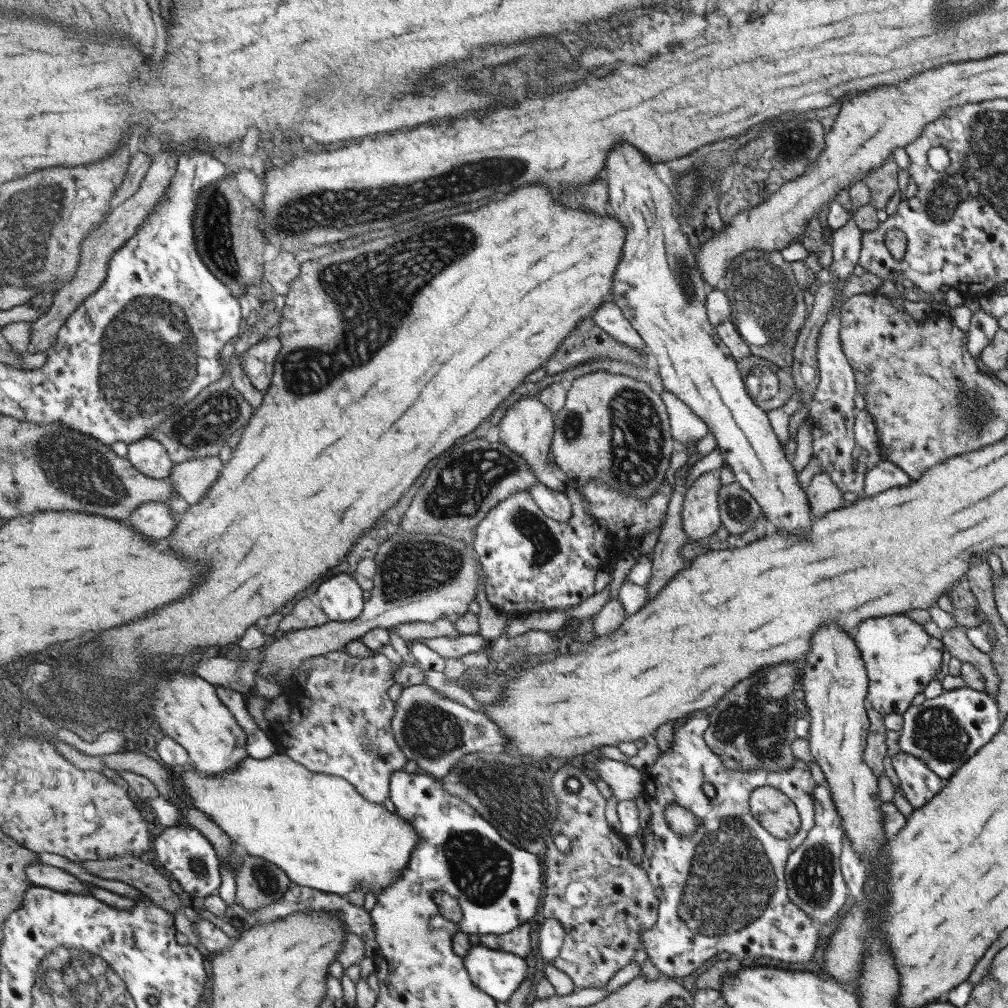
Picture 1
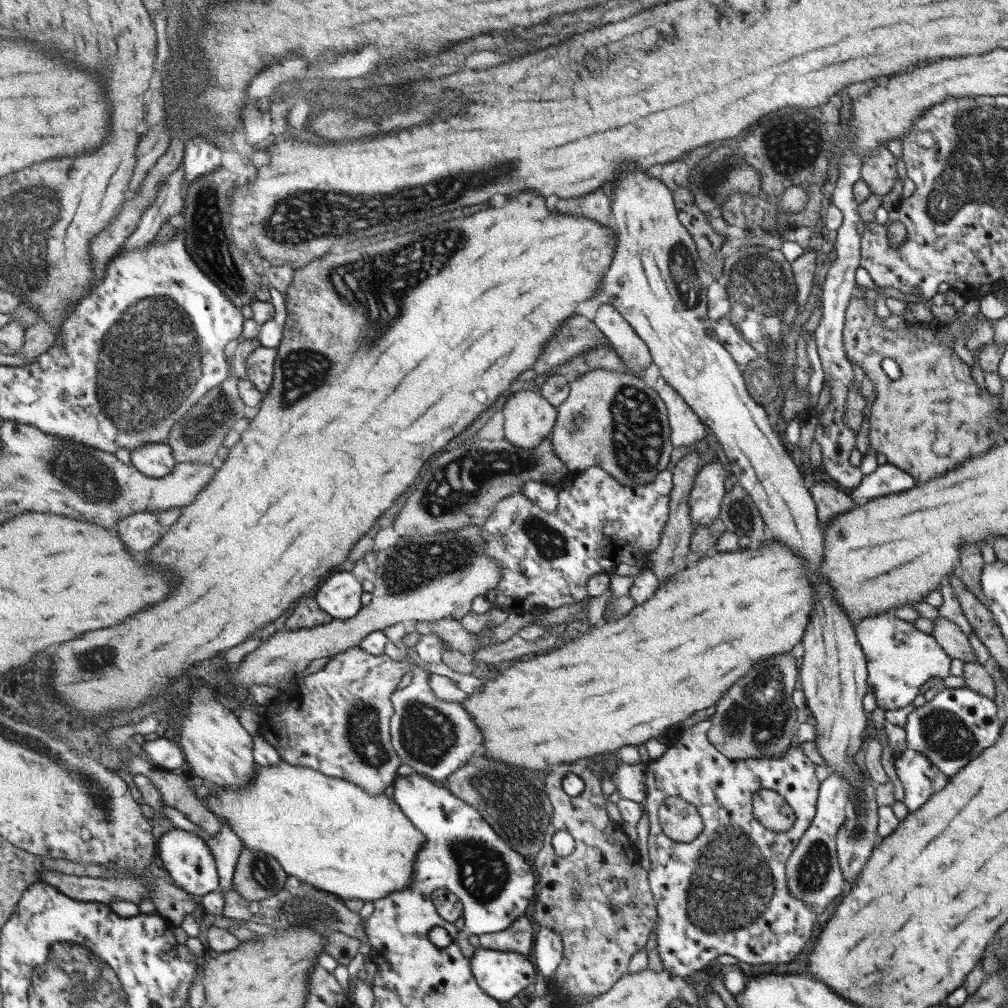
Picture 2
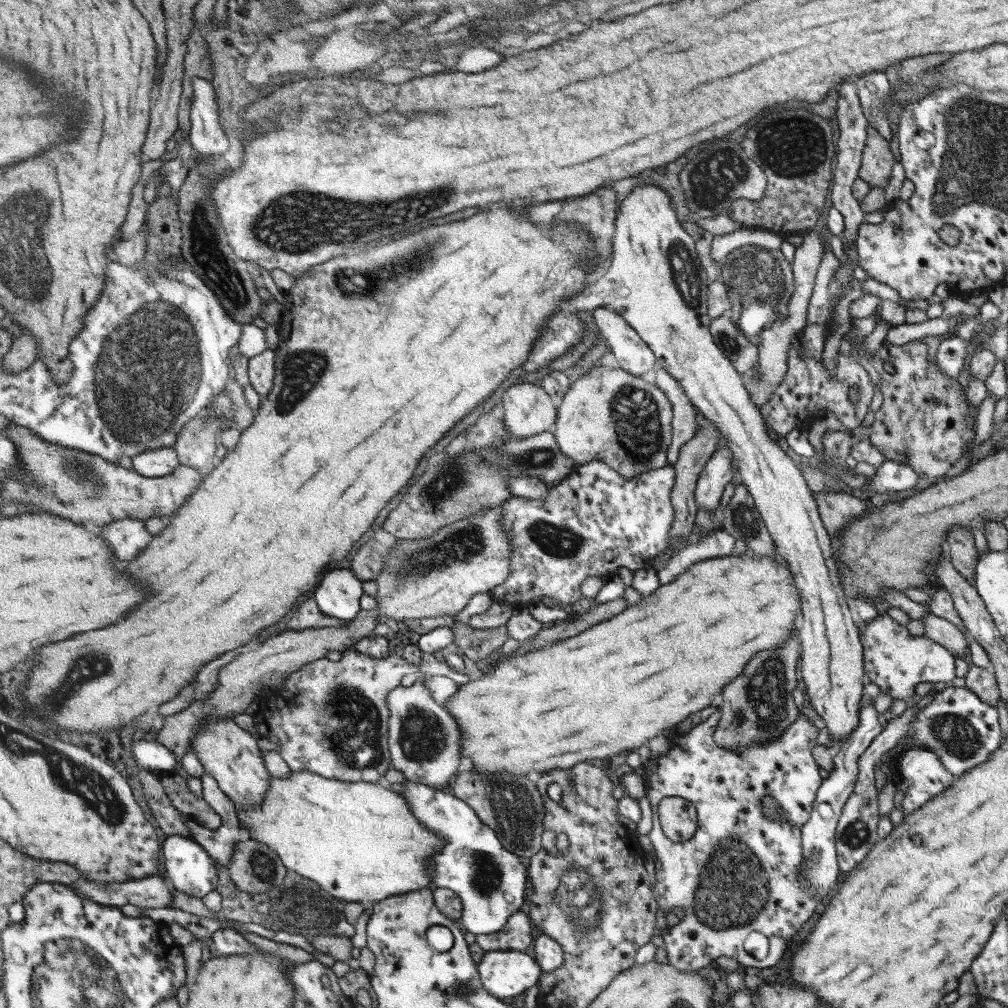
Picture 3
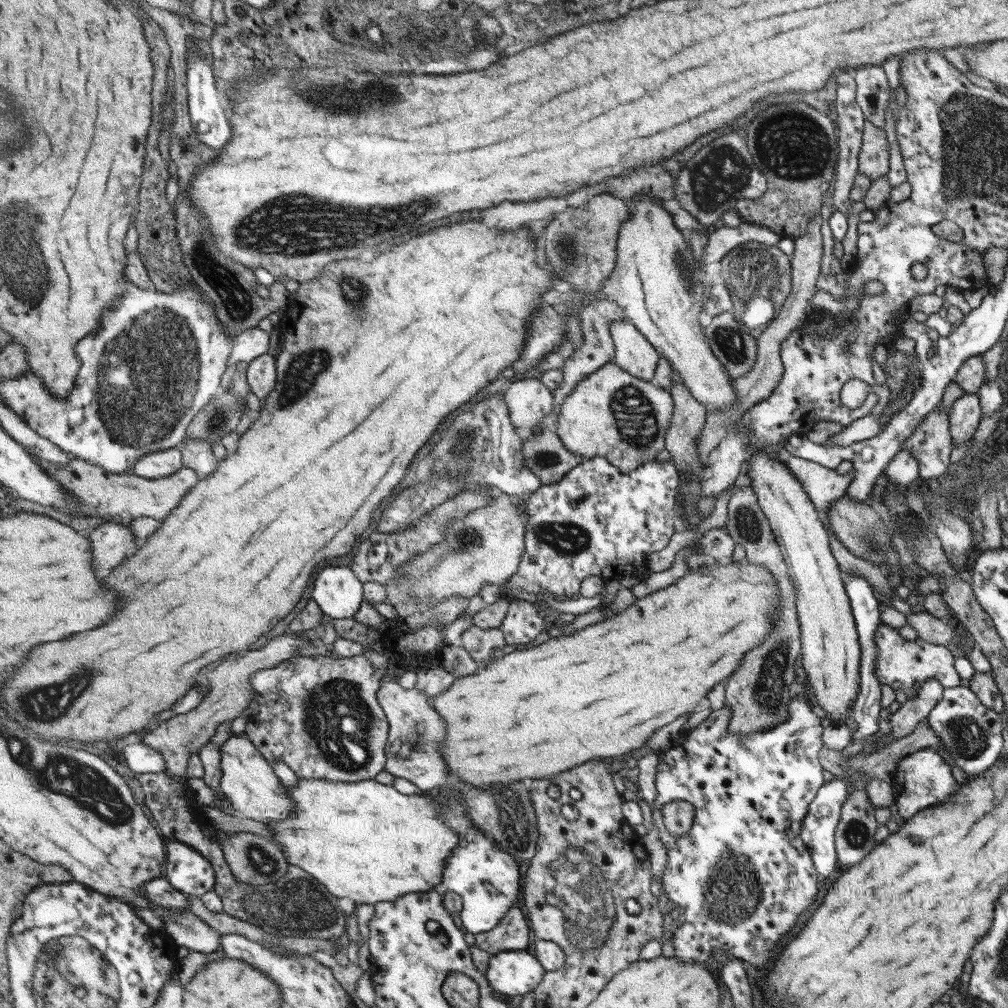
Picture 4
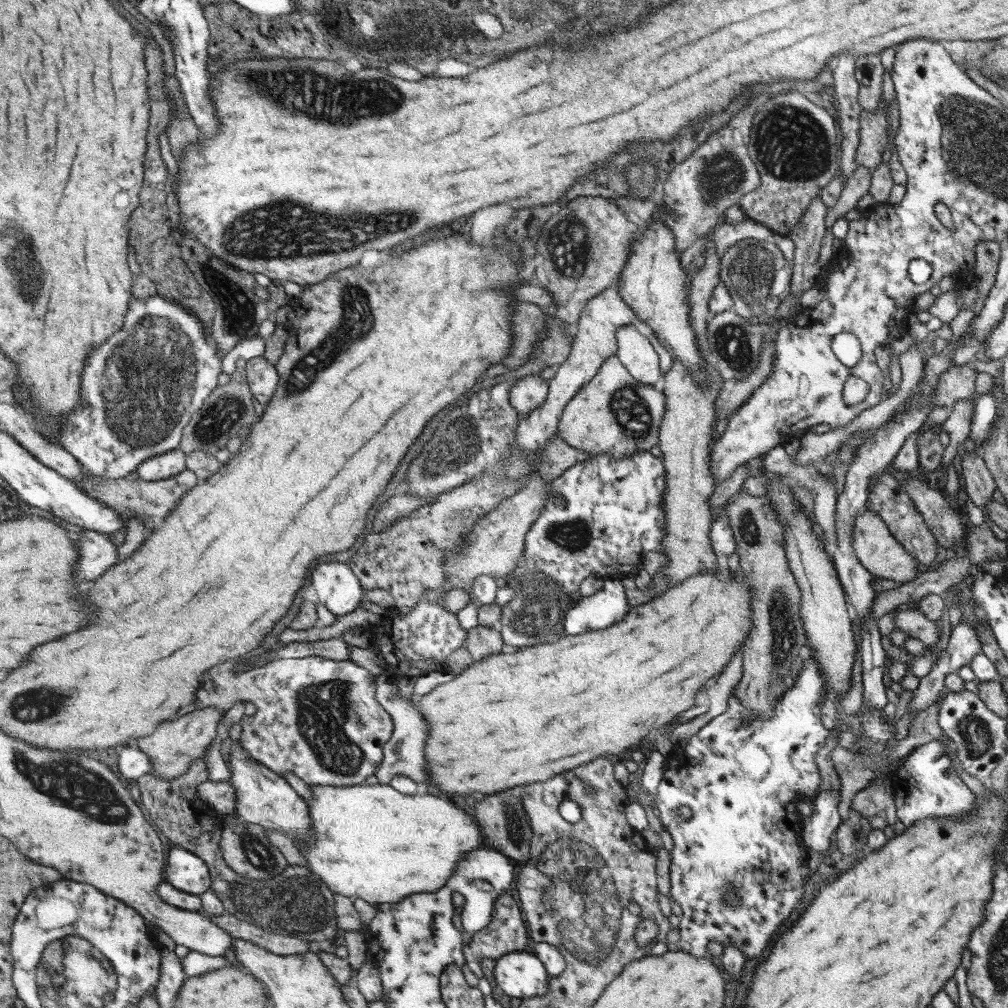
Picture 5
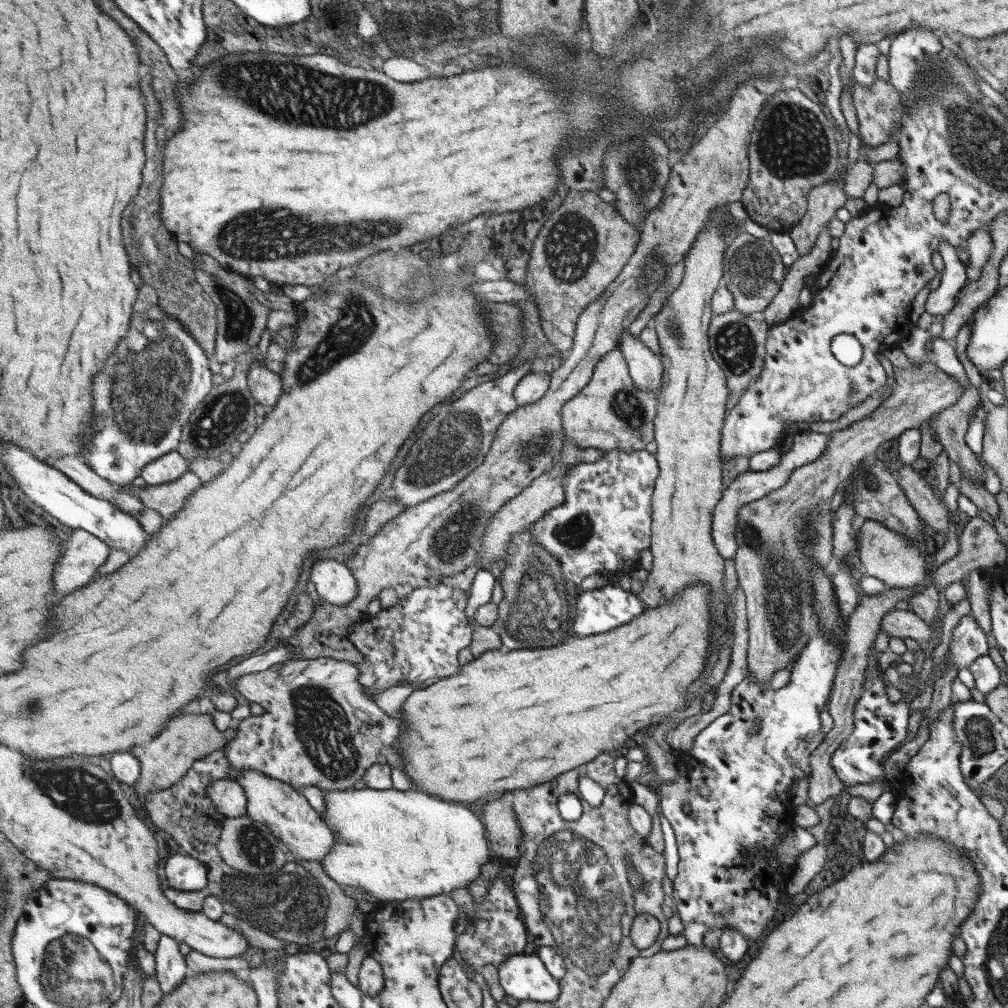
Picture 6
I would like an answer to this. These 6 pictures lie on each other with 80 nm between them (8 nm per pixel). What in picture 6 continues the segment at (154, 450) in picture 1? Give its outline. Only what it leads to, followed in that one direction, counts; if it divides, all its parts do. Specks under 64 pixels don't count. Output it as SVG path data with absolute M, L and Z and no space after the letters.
M177 450L147 464L143 468L142 478L147 486L159 486L181 478L189 470L189 460Z

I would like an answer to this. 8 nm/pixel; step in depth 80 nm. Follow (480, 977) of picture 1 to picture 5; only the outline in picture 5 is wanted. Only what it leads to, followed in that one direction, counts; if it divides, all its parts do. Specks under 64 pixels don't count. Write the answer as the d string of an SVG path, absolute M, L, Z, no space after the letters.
M532 950L517 951L497 959L494 975L501 993L520 1001L550 991L550 974Z

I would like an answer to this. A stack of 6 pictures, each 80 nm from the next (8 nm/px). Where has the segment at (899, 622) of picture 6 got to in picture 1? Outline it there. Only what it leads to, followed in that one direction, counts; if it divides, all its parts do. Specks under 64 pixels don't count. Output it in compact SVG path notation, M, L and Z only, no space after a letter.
M958 626L941 630L942 648L953 658L961 663L971 663L984 678L984 692L993 700L996 700L996 692L999 684L999 677L994 671L988 654L979 652L974 648L964 634L964 629Z

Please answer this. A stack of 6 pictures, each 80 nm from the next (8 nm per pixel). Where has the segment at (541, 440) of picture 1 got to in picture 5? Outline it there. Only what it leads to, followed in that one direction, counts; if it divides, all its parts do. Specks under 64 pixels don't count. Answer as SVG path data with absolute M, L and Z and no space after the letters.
M527 375L513 386L510 401L521 416L526 416L546 403L550 393L550 382L545 376Z

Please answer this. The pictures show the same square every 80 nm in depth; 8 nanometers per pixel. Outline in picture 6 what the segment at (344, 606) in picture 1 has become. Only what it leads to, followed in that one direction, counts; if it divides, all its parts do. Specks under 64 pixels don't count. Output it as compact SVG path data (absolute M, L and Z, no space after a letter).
M320 559L311 566L309 581L315 595L337 607L349 605L359 595L359 584L347 563Z

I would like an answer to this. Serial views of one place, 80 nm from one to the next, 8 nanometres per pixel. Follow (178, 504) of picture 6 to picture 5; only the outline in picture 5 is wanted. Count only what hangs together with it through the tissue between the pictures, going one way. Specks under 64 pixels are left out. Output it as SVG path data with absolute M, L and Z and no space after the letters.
M187 470L172 476L170 479L148 481L138 478L125 479L105 479L99 475L93 475L92 479L85 477L75 482L78 487L91 498L96 498L116 510L119 514L137 514L140 516L159 516L166 519L182 502L182 498L190 492L192 488L198 486L202 480L196 472Z

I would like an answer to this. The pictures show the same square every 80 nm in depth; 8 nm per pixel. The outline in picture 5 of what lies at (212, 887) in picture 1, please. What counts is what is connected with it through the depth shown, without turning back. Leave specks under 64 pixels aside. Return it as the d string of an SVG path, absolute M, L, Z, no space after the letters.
M172 845L165 874L175 888L197 895L212 889L214 882L206 861L194 852L177 845Z

